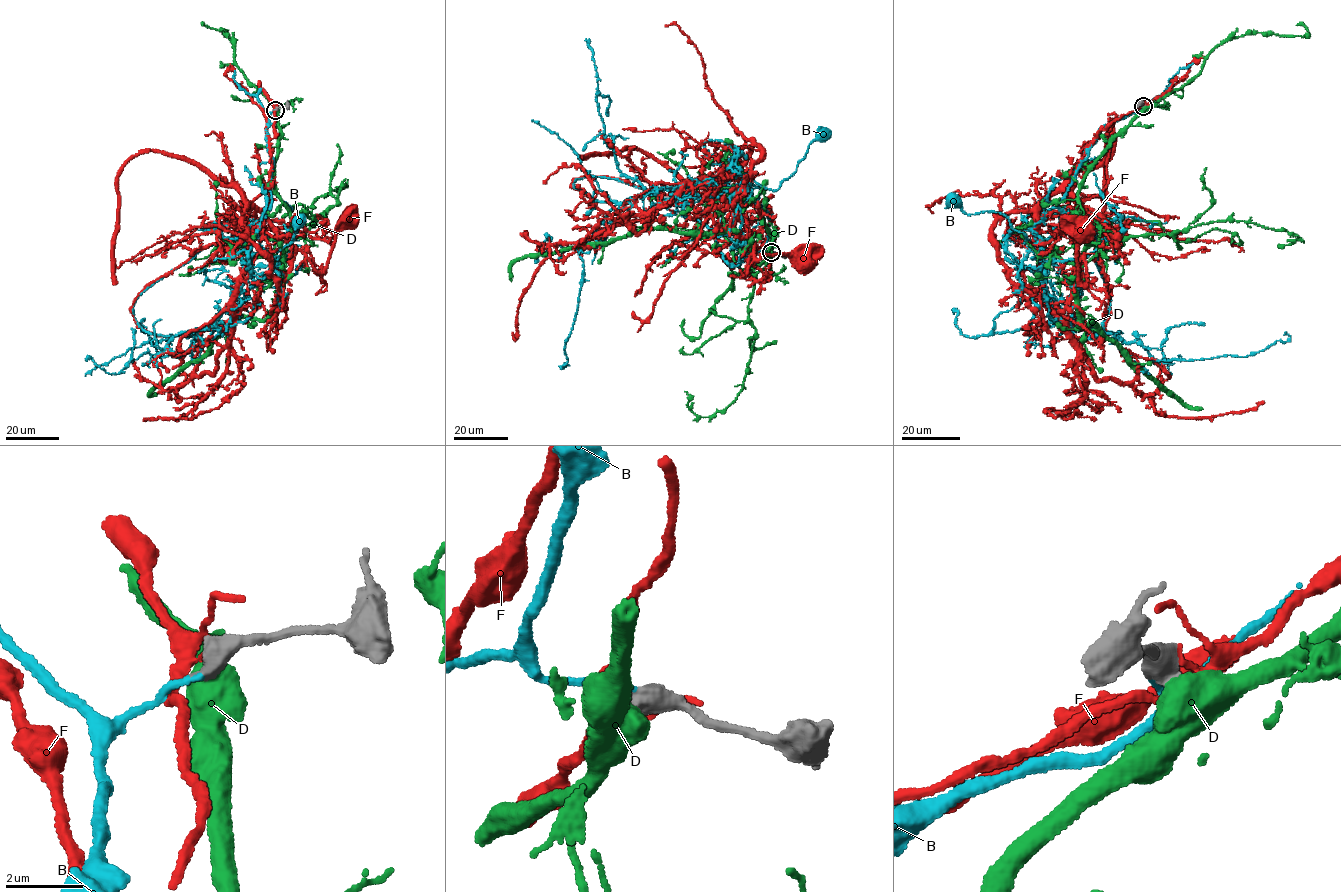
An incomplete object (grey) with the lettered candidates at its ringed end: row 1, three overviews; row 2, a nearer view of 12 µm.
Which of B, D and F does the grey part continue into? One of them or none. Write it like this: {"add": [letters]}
{"add": ["B"]}

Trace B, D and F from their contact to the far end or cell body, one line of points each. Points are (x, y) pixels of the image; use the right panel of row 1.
B: (1143, 105), (1100, 128), (1058, 204), (1075, 217), (1042, 251), (1056, 302), (1041, 255), (1009, 219), (951, 203)
D: (1144, 106), (1084, 177), (1075, 307), (1081, 326), (1096, 321), (1132, 364), (1203, 408)
F: (1144, 104), (1100, 129), (1078, 165), (1071, 192), (1080, 207), (1074, 222), (1083, 286), (1076, 257), (1086, 232)

